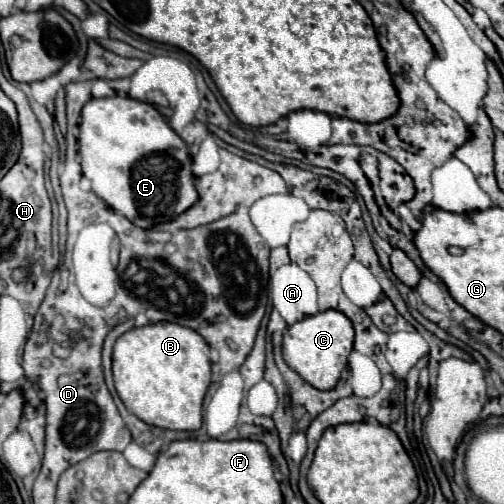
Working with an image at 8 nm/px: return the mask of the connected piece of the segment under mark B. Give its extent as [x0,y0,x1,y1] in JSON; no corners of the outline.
[114,323,210,431]

